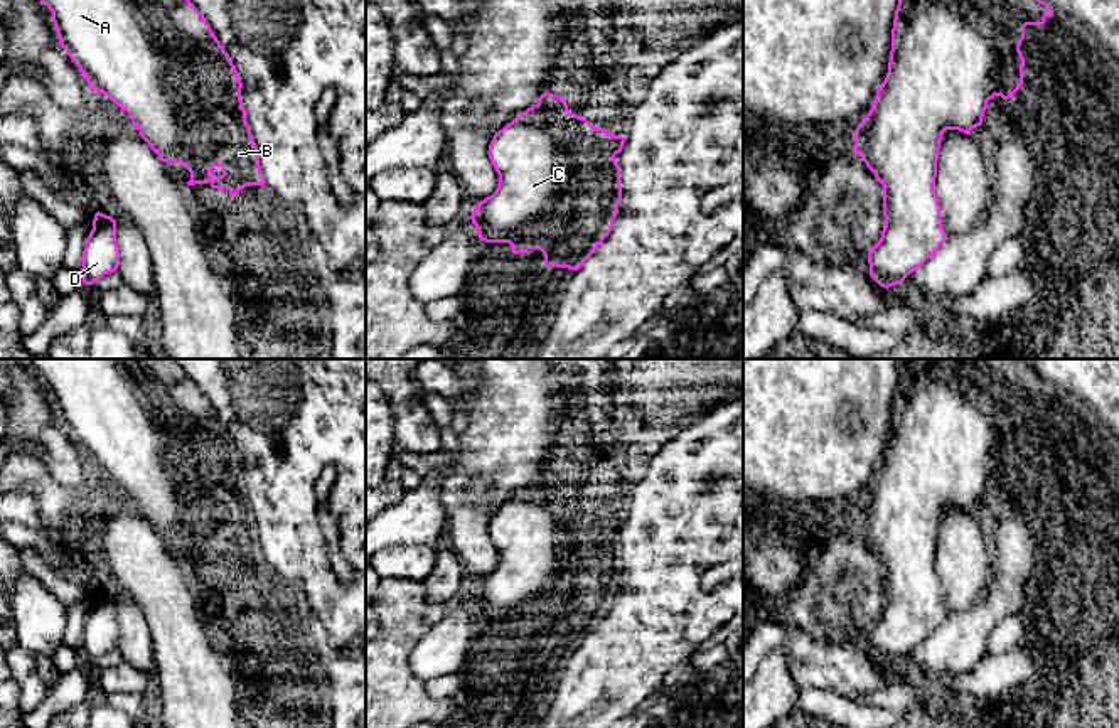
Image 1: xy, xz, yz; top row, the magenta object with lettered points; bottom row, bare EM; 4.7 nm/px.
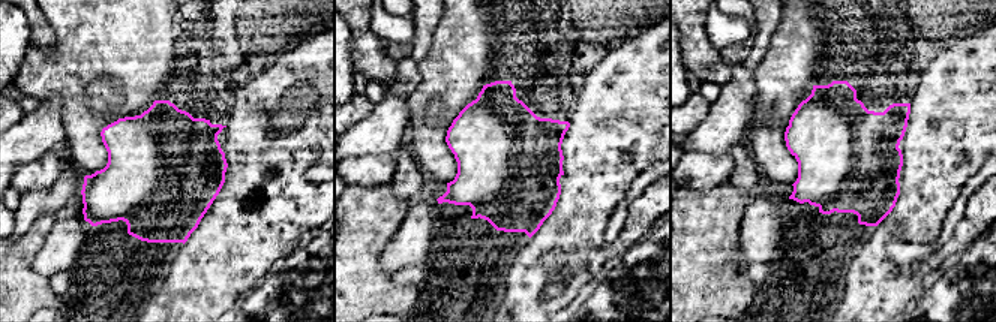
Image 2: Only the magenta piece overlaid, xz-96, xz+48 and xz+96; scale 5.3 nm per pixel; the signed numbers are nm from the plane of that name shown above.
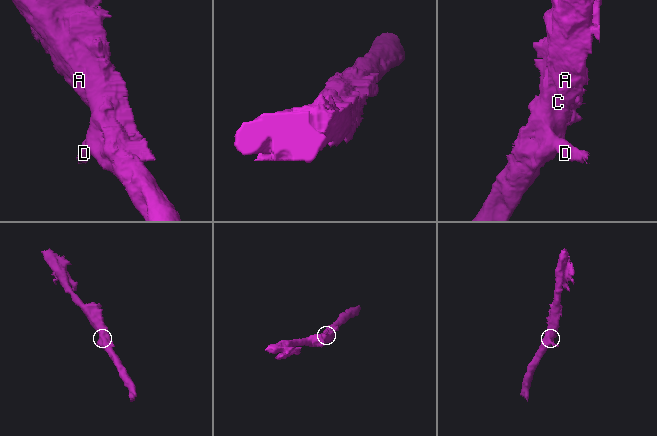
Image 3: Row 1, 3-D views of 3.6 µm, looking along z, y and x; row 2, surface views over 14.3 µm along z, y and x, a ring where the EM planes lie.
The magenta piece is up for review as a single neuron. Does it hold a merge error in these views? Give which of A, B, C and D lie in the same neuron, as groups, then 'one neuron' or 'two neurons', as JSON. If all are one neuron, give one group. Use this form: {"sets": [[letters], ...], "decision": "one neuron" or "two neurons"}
{"sets": [["A", "B", "C", "D"]], "decision": "one neuron"}

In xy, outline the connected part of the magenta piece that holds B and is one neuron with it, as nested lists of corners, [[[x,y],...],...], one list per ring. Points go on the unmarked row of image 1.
[[[24,359],[39,377],[52,389],[52,399],[59,415],[61,425],[69,431],[72,440],[84,452],[93,468],[106,472],[123,489],[128,490],[131,500],[140,507],[140,514],[160,534],[162,539],[182,541],[190,549],[187,563],[209,559],[212,566],[228,566],[234,576],[236,571],[248,563],[266,561],[260,544],[260,529],[246,499],[246,487],[241,477],[243,460],[236,443],[224,428],[204,393],[194,381],[177,366],[174,359]]]

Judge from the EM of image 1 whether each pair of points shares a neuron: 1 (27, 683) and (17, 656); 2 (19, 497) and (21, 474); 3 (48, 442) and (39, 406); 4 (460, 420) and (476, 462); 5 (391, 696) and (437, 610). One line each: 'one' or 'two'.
1: one
2: two
3: two
4: two
5: one

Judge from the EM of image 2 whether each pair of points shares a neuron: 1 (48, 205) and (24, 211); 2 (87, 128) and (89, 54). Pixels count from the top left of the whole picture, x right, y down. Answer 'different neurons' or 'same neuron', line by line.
1: same neuron
2: same neuron

